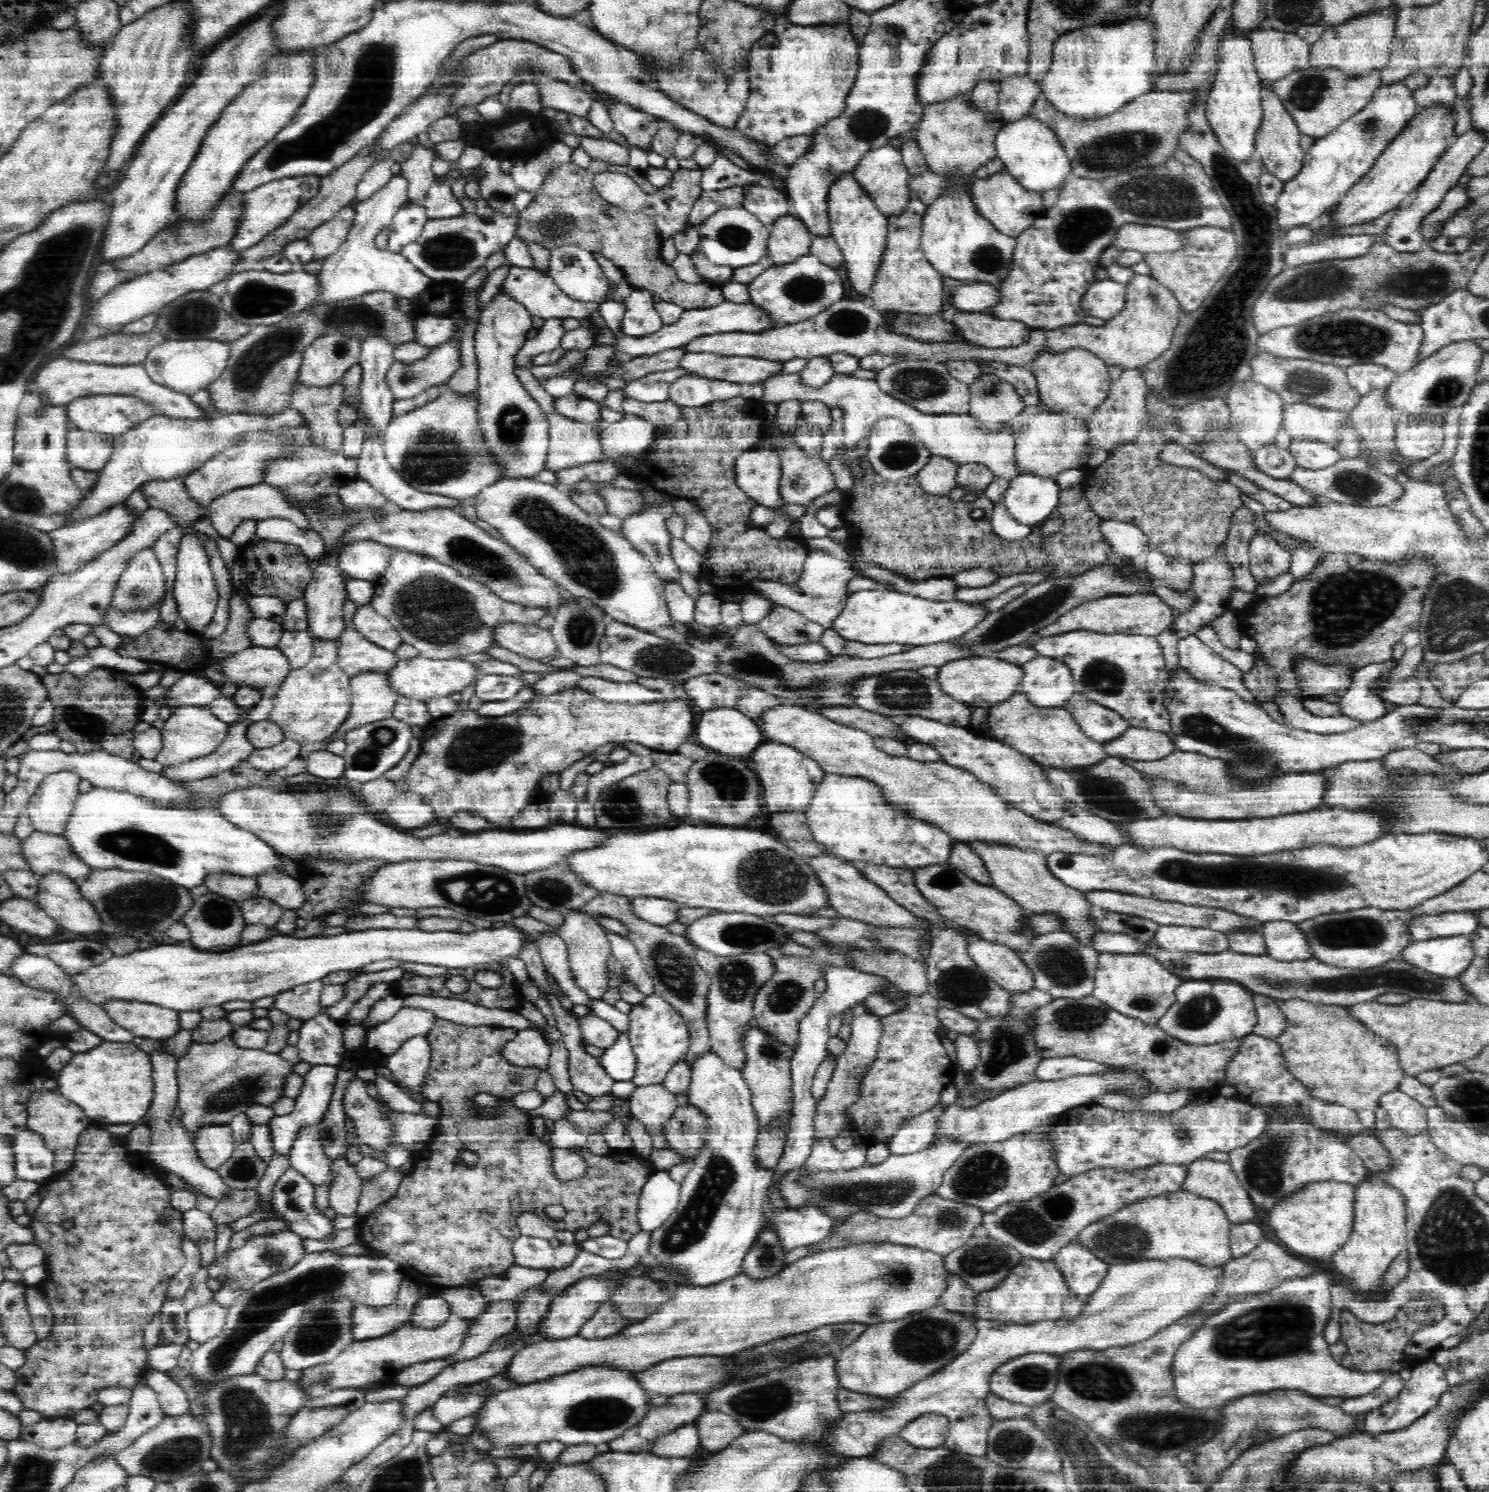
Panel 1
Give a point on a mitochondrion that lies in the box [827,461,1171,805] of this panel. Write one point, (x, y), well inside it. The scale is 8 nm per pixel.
(1032, 613)

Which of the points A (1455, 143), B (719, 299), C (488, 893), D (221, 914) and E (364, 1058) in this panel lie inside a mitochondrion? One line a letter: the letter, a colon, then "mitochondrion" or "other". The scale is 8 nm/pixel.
A: other
B: other
C: mitochondrion
D: mitochondrion
E: other

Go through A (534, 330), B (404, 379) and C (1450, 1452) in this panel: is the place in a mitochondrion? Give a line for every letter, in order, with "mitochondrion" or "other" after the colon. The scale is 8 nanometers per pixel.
A: other
B: mitochondrion
C: other

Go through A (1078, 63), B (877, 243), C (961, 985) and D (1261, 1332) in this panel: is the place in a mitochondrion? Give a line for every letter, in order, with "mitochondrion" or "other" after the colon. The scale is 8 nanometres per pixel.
A: other
B: other
C: mitochondrion
D: mitochondrion

